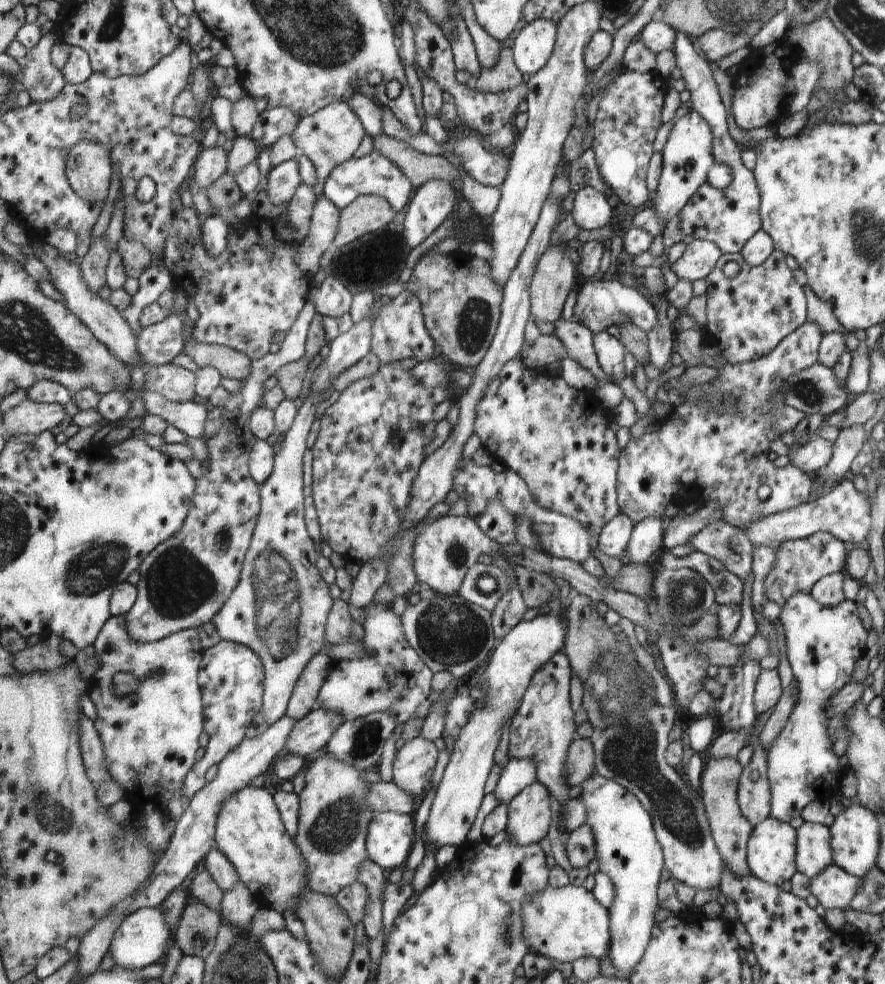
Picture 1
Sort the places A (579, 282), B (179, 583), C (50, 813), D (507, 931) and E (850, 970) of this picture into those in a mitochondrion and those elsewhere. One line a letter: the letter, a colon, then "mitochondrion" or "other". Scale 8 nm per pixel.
A: other
B: mitochondrion
C: mitochondrion
D: mitochondrion
E: other

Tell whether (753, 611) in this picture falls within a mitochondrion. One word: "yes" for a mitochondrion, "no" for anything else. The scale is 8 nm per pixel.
no

